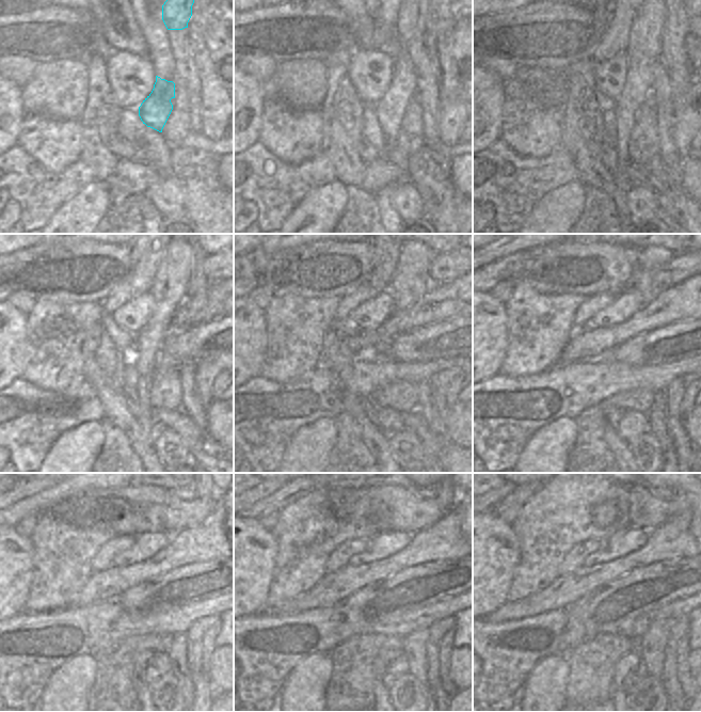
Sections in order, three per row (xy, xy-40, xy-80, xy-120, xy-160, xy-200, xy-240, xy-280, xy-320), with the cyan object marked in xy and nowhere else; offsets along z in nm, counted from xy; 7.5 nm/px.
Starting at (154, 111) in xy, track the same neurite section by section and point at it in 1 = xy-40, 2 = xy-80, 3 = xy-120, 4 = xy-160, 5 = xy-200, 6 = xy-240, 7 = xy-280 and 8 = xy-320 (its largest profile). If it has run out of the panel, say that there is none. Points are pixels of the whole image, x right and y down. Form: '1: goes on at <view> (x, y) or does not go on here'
1: goes on at xy-40 (389, 110)
2: goes on at xy-80 (643, 50)
3: goes on at xy-120 (170, 285)
4: goes on at xy-160 (410, 281)
5: goes on at xy-200 (647, 281)
6: goes on at xy-240 (182, 494)
7: goes on at xy-280 (424, 494)
8: goes on at xy-320 (663, 494)

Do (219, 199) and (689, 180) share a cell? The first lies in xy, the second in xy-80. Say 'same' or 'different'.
different

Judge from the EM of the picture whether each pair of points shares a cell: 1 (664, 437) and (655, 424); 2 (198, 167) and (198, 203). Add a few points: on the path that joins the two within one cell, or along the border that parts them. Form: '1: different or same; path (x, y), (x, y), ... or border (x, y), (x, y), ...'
1: same; path (662, 433), (658, 427)
2: same; path (198, 175), (198, 194)

